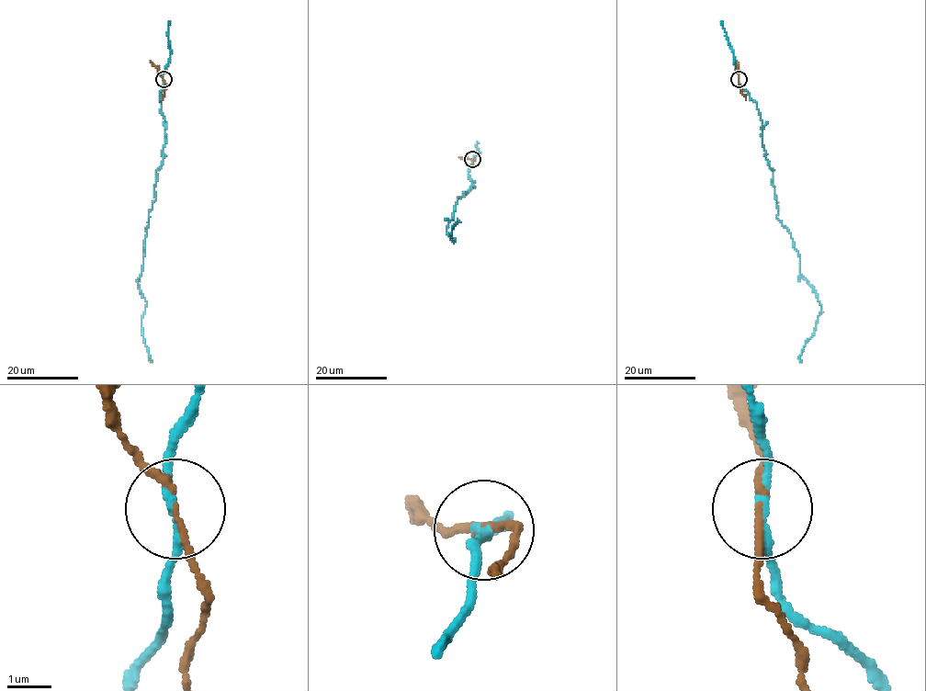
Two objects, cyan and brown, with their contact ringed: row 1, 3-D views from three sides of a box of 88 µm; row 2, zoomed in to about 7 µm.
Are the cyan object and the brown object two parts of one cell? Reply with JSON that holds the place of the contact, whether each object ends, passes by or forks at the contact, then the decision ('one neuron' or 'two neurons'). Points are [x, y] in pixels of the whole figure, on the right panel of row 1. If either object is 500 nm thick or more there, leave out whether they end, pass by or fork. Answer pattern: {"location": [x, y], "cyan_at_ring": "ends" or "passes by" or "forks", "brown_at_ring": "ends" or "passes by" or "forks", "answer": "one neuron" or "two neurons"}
{"location": [739, 79], "cyan_at_ring": "passes by", "brown_at_ring": "passes by", "answer": "two neurons"}

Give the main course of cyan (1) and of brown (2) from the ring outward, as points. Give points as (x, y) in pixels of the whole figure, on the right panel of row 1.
1: (738, 79), (757, 104), (762, 123), (776, 218), (798, 253), (799, 273), (819, 302), (820, 313), (801, 362)
2: (738, 79), (746, 99)

